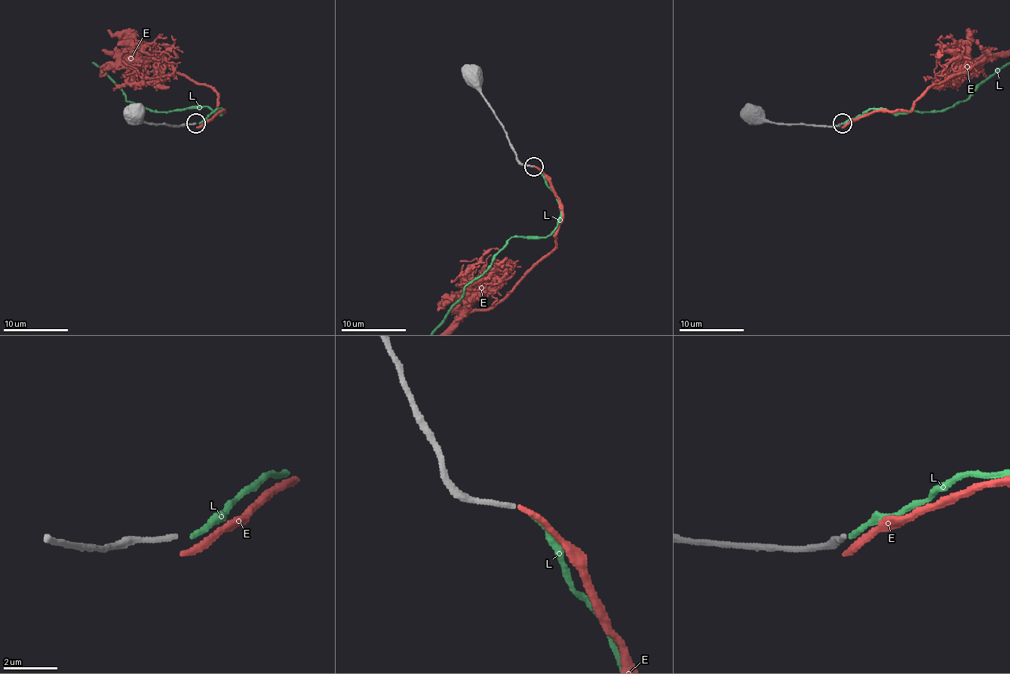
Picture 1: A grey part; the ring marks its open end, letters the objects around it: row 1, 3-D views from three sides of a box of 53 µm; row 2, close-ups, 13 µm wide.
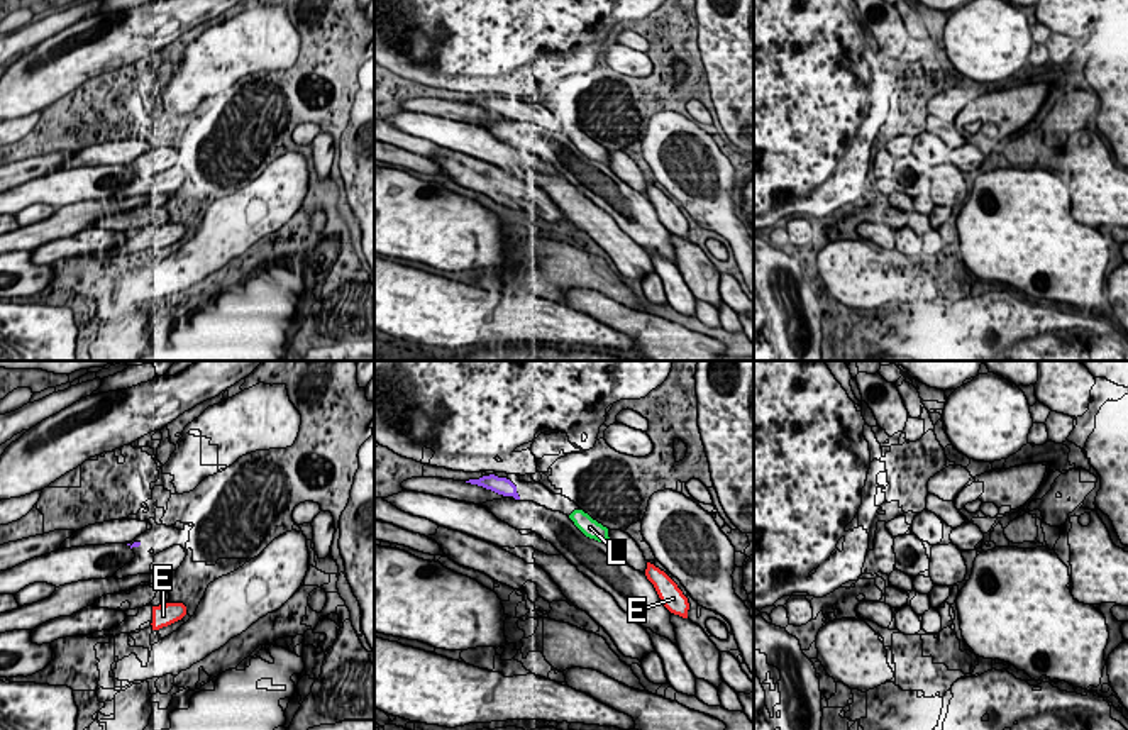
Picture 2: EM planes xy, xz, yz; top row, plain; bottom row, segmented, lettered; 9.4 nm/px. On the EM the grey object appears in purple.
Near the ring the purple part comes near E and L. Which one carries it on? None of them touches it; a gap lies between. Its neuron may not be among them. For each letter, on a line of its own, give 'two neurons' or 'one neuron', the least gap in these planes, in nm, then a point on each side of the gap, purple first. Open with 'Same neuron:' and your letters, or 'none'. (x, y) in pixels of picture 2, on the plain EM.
Same neuron: none
E: two neurons | 1350 nm | xz (519, 119), (647, 183)
L: two neurons | 500 nm | xz (519, 119), (569, 136)

